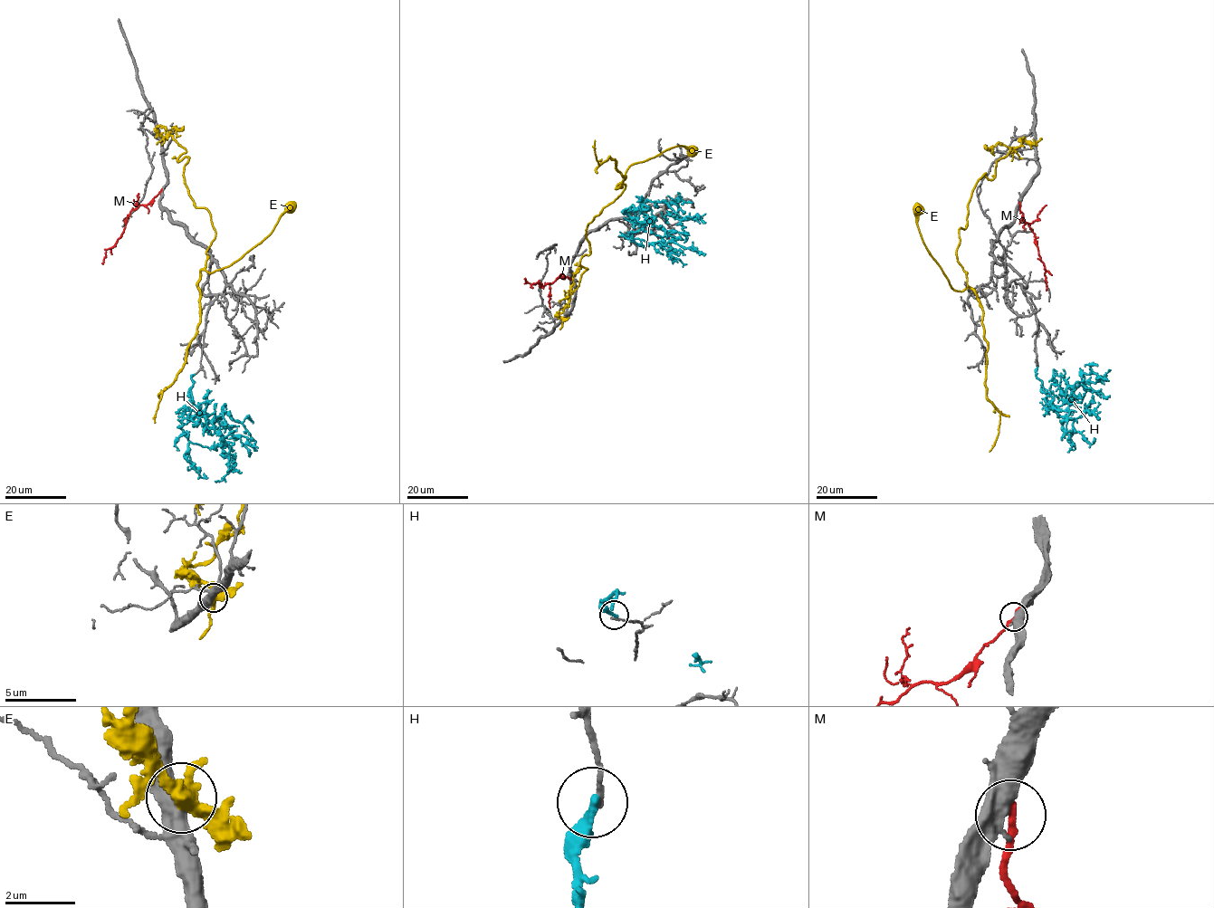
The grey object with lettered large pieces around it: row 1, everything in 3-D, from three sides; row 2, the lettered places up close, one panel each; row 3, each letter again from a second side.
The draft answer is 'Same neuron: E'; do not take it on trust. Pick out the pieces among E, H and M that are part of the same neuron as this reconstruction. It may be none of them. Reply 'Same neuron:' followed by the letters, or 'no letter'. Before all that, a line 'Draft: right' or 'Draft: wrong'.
Draft: wrong
Same neuron: no letter

